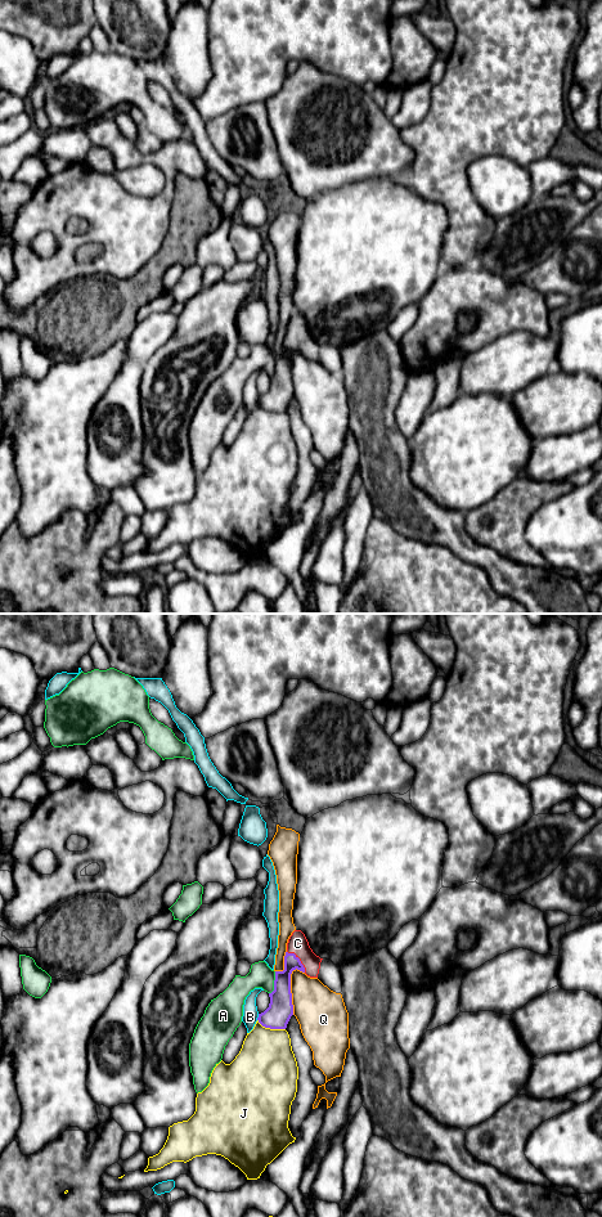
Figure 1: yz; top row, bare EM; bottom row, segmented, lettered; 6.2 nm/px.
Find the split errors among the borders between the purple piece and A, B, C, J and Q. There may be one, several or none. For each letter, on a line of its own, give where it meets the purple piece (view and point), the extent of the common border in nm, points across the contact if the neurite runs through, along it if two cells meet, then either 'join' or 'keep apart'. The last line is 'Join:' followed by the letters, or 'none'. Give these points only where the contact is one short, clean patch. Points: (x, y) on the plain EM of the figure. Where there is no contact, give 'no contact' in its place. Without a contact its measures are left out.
A: meets purple in yz at (274, 366); contact 150 nm long; keep apart
B: meets purple in yz at (259, 399); contact 40 nm long; keep apart
C: meets purple in yz at (299, 342); contact 180 nm long; runs through yz (282, 378), (282, 362), (299, 342), (297, 326); join
J: meets purple in yz at (270, 411); contact 190 nm long; keep apart
Q: meets purple in yz at (290, 373); contact 300 nm long; keep apart
Join: C

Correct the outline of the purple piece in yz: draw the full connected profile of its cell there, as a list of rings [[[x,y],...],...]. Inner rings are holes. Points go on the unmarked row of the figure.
[[[295,313],[288,322],[284,338],[284,352],[275,354],[274,373],[269,376],[269,390],[259,396],[259,405],[270,412],[286,412],[293,398],[291,356],[300,352],[310,360],[318,360],[323,341],[316,338],[309,328],[305,316]]]

